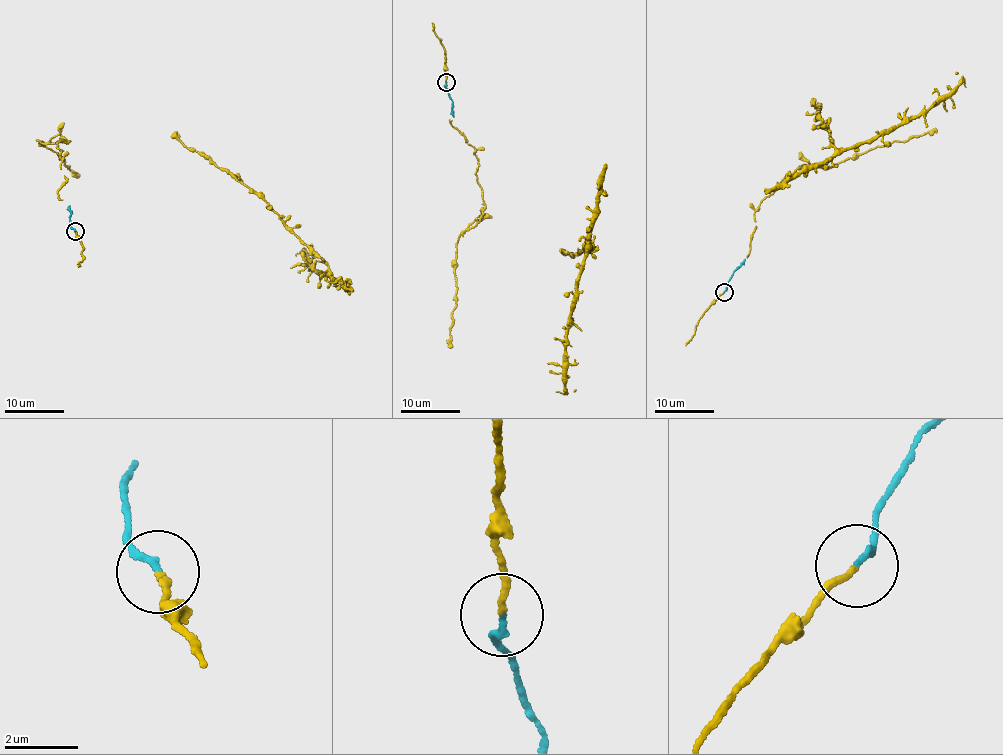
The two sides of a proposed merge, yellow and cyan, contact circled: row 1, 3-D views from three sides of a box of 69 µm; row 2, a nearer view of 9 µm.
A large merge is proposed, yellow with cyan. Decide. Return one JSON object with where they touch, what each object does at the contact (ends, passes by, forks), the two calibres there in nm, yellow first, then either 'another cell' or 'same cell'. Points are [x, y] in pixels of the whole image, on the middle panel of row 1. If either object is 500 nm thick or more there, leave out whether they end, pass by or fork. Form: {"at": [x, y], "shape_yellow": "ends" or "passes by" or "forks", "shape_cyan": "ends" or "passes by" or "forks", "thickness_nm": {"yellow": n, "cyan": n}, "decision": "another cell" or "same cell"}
{"at": [446, 82], "shape_yellow": "ends", "shape_cyan": "ends", "thickness_nm": {"yellow": 150, "cyan": 160}, "decision": "same cell"}

